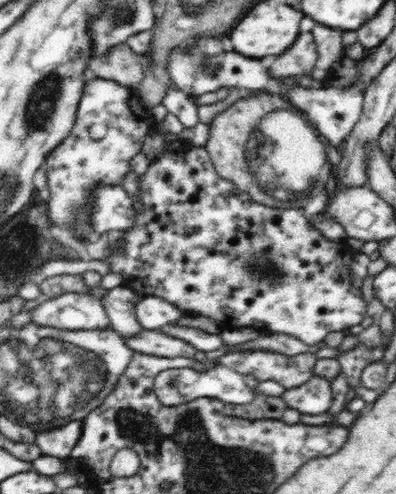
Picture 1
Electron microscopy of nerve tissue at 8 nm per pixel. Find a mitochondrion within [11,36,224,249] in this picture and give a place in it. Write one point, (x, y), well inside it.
(40, 100)

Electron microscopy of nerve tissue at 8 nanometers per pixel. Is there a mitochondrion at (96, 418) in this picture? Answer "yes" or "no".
yes

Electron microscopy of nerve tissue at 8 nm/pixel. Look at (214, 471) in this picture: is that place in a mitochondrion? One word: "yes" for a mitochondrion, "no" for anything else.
yes

